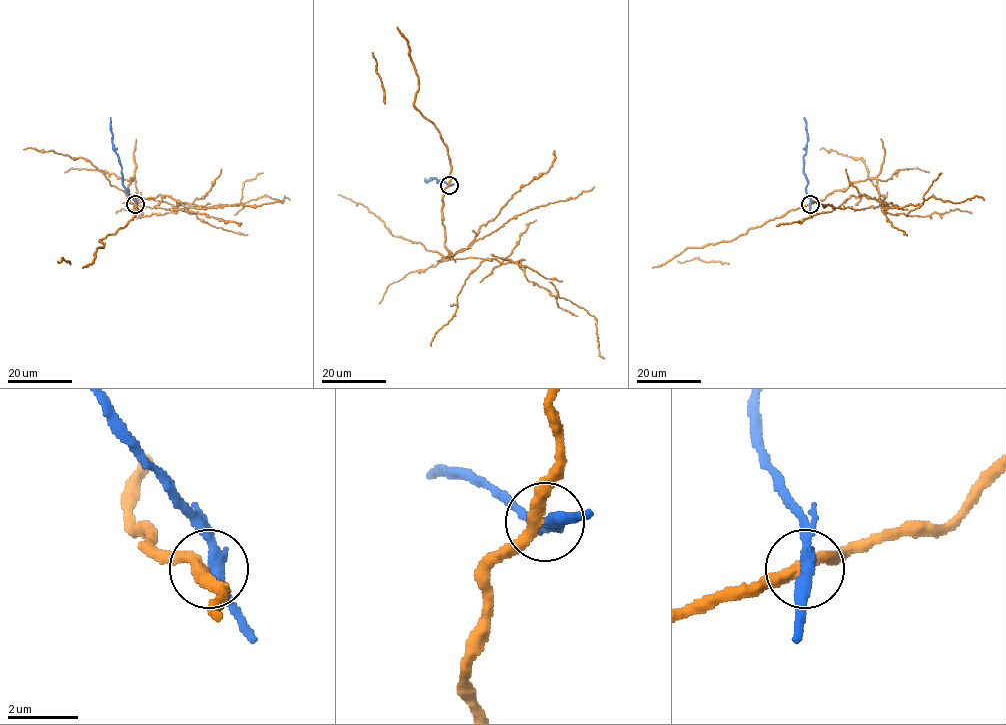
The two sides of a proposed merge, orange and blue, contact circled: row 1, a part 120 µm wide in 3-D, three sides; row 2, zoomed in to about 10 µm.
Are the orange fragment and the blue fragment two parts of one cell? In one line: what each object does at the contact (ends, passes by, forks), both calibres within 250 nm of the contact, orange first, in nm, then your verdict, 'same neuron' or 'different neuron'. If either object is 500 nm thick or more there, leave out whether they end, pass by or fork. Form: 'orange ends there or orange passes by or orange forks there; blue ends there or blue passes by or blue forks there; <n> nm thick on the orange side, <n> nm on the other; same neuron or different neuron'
orange passes by; blue passes by; 320 nm thick on the orange side, 360 nm on the other; different neuron

